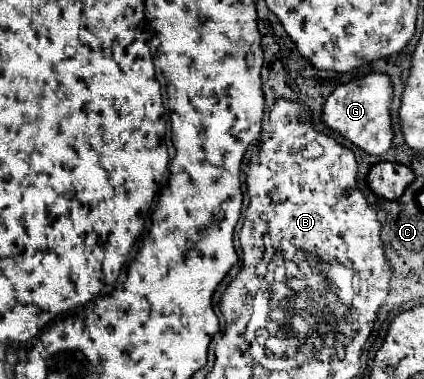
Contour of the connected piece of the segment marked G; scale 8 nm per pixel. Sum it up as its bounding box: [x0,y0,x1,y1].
[323,72,393,156]

